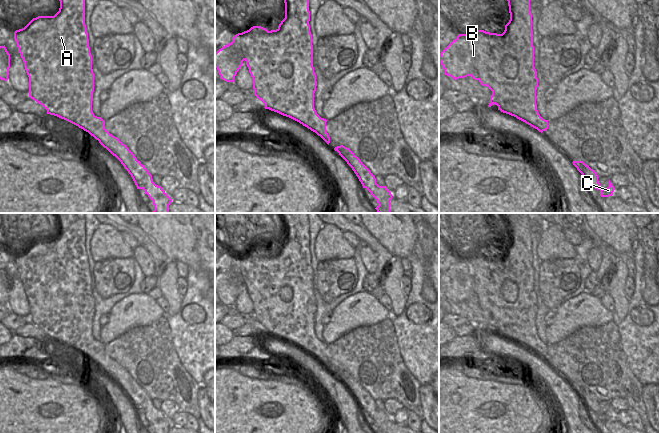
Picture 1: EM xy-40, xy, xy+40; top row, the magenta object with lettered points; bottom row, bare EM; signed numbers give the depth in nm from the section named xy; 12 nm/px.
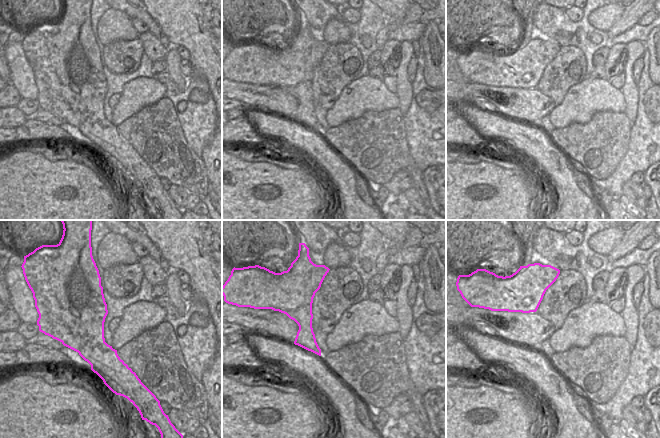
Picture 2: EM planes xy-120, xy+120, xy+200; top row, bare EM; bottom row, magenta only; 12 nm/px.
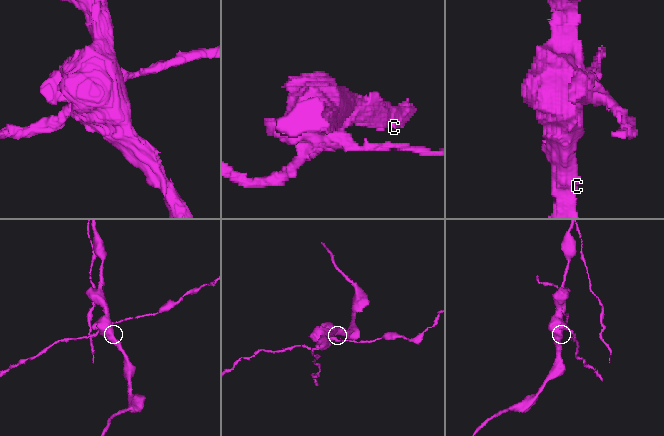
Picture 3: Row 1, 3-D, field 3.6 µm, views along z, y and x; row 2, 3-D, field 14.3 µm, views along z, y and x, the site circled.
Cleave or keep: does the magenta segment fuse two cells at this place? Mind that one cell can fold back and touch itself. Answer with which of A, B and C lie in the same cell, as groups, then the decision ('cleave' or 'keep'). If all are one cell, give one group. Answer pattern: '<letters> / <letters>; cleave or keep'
A C / B; cleave

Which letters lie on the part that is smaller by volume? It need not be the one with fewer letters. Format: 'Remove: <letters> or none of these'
Remove: B

